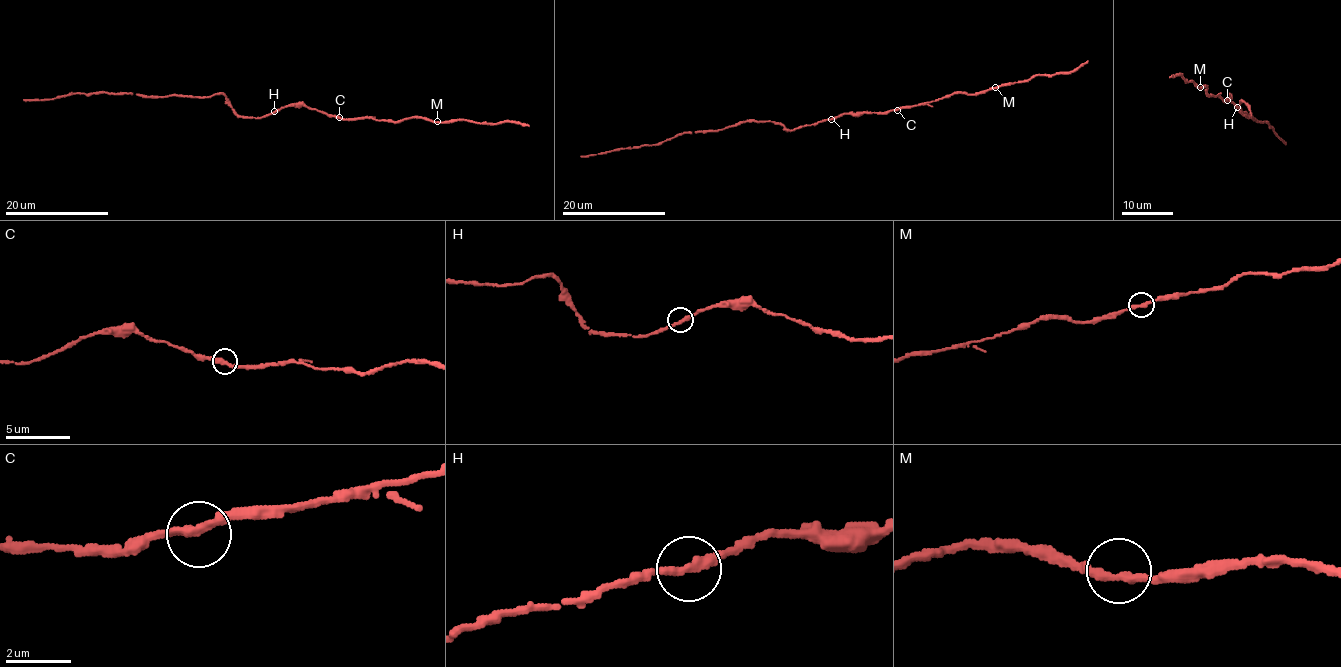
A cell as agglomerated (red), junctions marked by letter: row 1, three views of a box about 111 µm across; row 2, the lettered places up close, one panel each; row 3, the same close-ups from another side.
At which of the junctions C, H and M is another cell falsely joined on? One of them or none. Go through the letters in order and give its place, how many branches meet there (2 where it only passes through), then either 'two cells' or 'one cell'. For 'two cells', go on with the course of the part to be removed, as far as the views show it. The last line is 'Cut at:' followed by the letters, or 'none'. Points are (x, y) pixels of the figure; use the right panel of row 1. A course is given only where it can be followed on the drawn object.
C: at (1227, 100); 2 branches meet; one cell
H: at (1237, 107); 2 branches meet; one cell
M: at (1200, 87); 2 branches meet; one cell
Cut at: none

